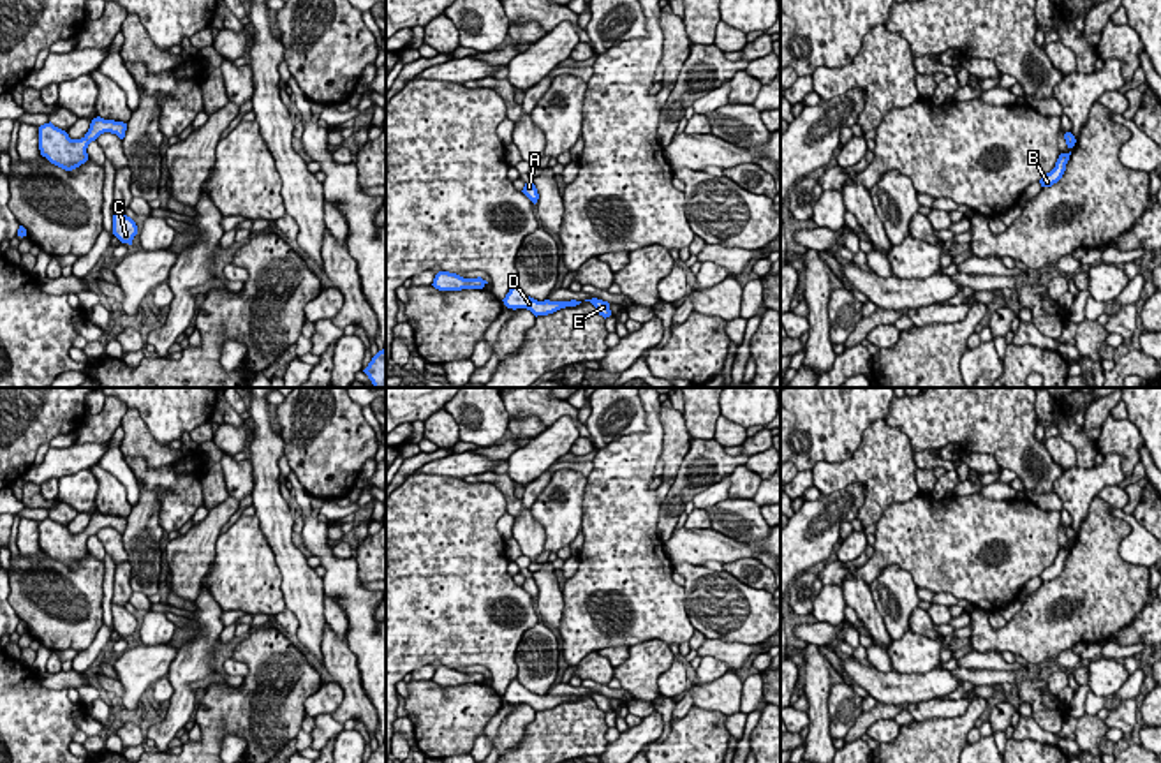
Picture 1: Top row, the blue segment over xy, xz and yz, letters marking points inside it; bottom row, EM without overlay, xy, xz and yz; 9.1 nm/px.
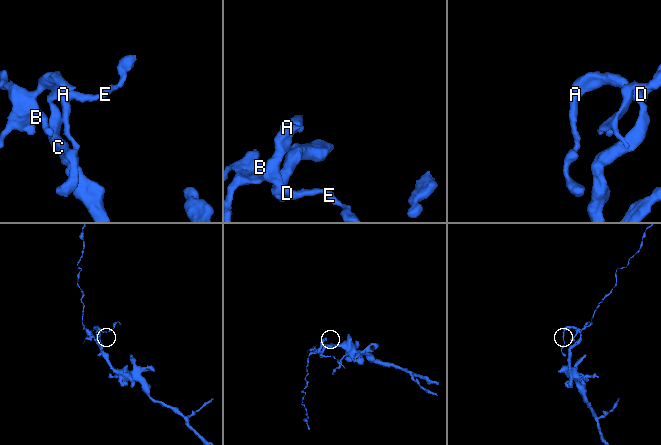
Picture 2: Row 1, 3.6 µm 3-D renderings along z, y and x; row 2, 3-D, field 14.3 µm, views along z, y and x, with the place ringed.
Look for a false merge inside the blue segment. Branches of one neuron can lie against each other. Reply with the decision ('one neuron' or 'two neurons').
two neurons

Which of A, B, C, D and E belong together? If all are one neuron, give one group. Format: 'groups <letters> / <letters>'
groups A C D E / B

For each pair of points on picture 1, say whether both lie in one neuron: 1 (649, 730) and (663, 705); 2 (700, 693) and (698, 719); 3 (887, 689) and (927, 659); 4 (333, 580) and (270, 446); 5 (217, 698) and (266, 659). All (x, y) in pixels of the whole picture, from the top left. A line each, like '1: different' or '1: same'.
1: different
2: different
3: different
4: different
5: same

